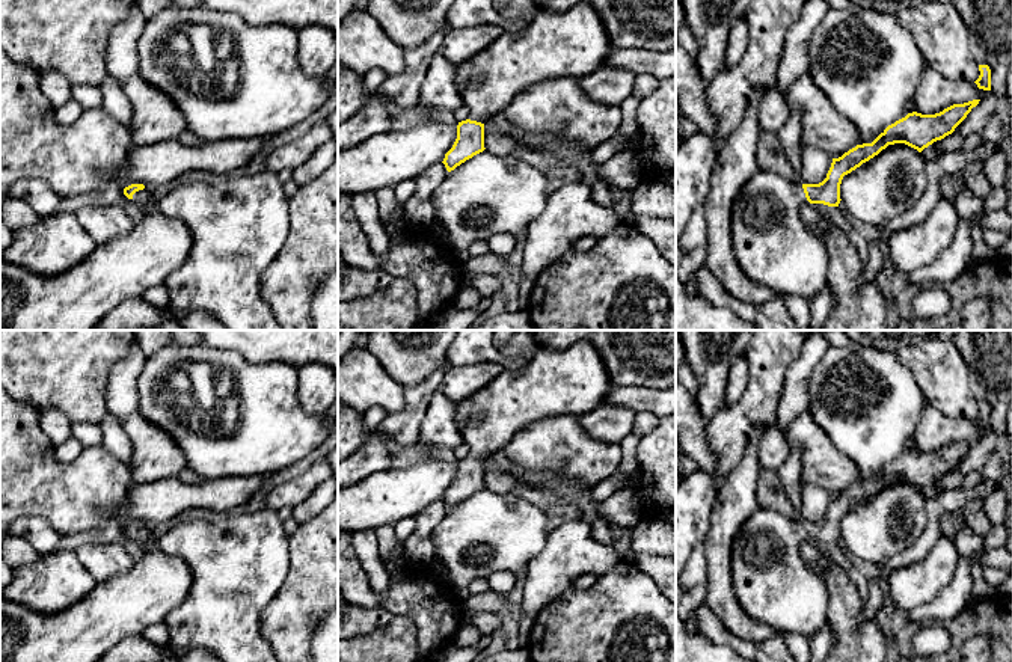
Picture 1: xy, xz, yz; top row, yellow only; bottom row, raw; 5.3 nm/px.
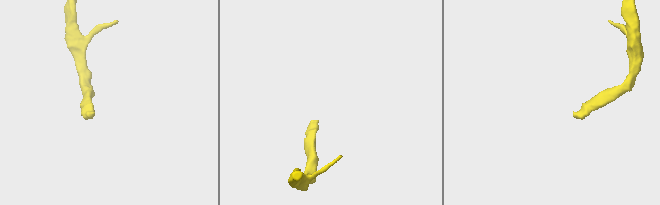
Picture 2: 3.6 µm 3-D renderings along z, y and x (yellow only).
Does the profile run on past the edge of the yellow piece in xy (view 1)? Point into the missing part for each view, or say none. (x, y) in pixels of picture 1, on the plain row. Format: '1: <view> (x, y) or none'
1: xy (122, 606)

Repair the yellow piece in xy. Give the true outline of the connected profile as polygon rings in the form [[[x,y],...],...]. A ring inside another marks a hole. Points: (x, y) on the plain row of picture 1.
[[[131,522],[124,526],[143,550],[133,567],[95,588],[80,602],[56,614],[41,614],[0,594],[0,662],[98,662],[122,639],[142,635],[146,627],[163,623],[192,590],[192,572],[178,556],[166,555],[151,526]]]

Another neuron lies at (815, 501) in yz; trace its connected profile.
[[[804,483],[801,489],[801,517],[802,522],[819,522],[826,516],[833,495],[823,487]]]

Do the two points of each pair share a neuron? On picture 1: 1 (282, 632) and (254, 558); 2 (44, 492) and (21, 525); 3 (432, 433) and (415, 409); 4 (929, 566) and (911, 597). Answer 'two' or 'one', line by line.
1: two
2: two
3: two
4: one

